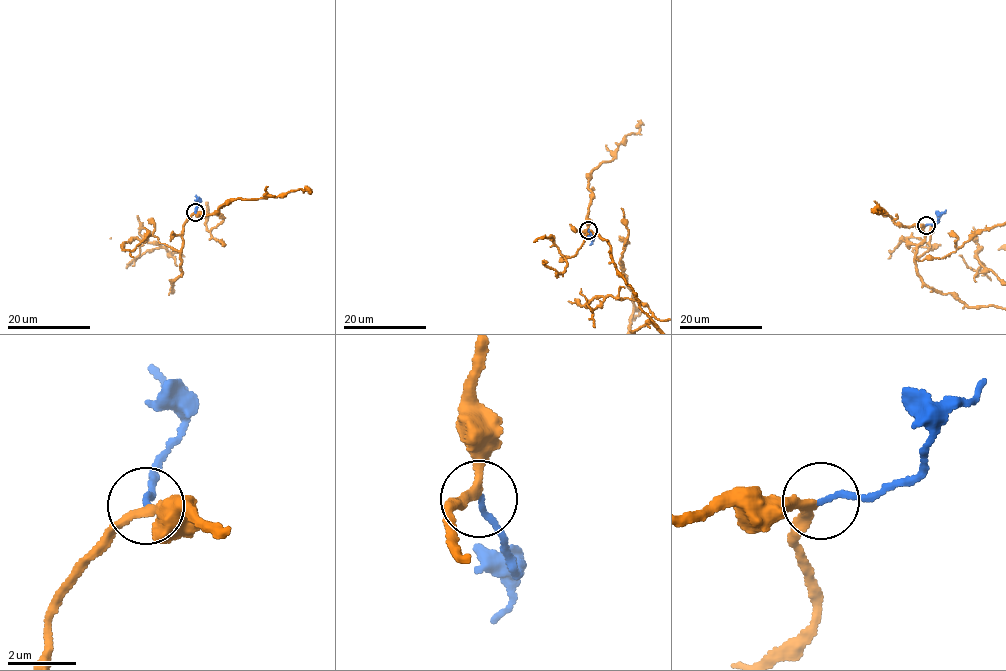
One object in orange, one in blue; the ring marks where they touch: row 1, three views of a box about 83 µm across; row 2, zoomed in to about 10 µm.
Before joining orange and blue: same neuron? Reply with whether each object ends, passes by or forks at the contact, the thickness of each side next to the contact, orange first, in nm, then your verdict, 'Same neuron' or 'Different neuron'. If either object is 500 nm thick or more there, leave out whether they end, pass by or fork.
At the ring orange passes by. At the ring blue ends. Thickness 240 nm (orange) against 170 nm. Same neuron

